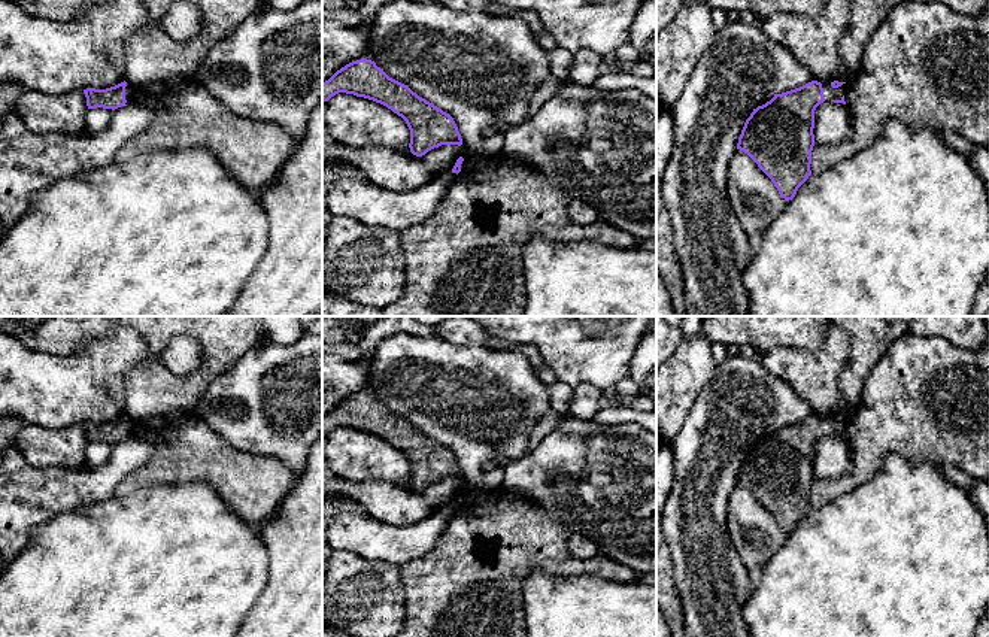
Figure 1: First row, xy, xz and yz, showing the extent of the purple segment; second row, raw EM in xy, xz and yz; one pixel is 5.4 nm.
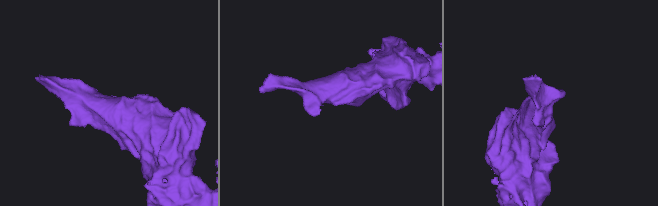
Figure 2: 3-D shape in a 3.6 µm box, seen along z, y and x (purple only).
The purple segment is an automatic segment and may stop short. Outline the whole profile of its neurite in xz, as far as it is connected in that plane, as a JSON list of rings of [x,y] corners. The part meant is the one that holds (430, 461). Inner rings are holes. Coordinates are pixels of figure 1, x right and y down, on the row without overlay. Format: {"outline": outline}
{"outline": [[[361,392],[337,404],[322,418],[322,434],[339,427],[380,437],[401,451],[410,464],[410,486],[416,491],[442,479],[462,479],[453,452],[389,412],[374,395]]]}

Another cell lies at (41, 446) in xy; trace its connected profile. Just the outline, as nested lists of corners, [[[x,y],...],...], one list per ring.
[[[28,422],[18,430],[13,443],[30,465],[64,468],[82,467],[88,446],[84,425],[52,430]]]

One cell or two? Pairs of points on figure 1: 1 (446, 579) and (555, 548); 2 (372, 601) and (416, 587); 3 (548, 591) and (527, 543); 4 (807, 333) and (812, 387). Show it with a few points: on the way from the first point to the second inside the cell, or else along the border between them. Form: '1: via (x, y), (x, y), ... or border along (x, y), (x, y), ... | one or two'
1: via (473, 578), (494, 572), (512, 554), (528, 554) | one
2: border along (399, 567), (403, 585), (404, 621) | two
3: border along (573, 576), (534, 570), (524, 581), (522, 600) | two
4: border along (825, 331), (816, 349), (774, 348) | two

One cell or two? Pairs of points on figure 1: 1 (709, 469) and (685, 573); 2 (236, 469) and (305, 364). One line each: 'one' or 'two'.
1: one
2: two

